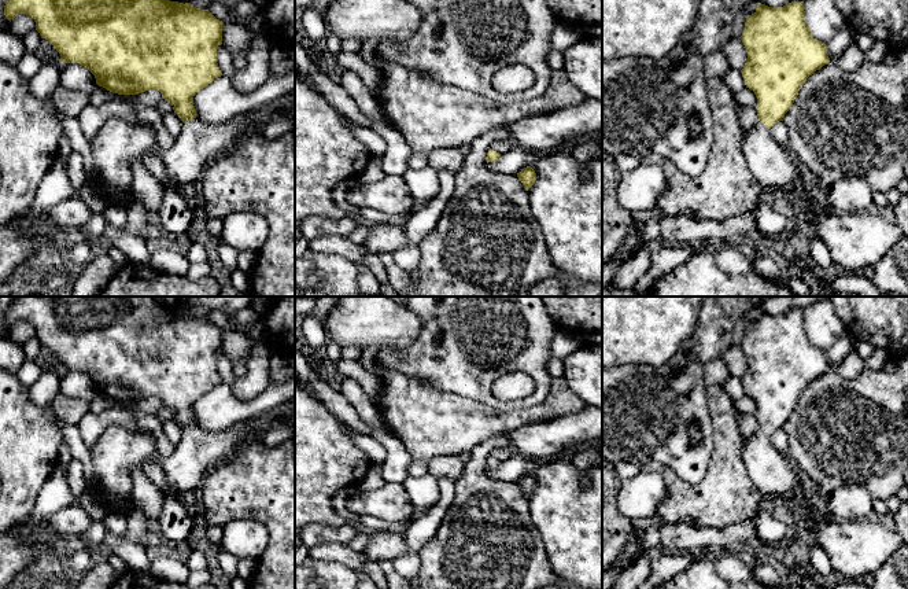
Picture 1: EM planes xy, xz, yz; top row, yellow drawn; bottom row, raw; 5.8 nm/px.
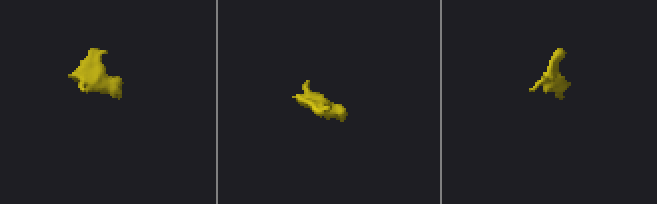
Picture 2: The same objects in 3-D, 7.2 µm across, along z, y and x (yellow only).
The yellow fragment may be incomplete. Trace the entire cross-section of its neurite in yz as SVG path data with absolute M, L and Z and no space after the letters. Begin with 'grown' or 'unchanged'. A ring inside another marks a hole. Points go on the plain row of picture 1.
grown; M791 309L783 314L768 314L757 310L756 320L748 323L742 343L748 368L741 378L746 395L757 405L758 430L752 438L745 438L742 457L750 479L763 496L783 500L787 505L797 504L805 509L805 519L798 531L808 530L817 545L830 557L831 566L839 579L859 581L865 574L875 574L882 564L904 545L896 530L881 522L865 520L822 520L817 509L804 489L804 478L796 474L789 459L778 452L769 437L782 428L791 416L800 395L807 386L830 369L826 351L813 346L805 331L804 309Z

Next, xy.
grown; M12 297L4 323L11 330L18 321L34 327L36 338L60 361L62 371L86 375L99 394L118 402L158 397L174 412L184 432L174 452L159 463L171 489L165 496L200 487L207 471L230 459L256 431L252 420L214 432L198 426L193 404L222 383L217 354L224 330L208 317L166 308L154 297Z

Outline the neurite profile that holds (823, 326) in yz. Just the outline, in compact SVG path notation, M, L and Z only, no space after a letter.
M828 299L807 306L804 319L811 343L824 351L846 334L842 320Z

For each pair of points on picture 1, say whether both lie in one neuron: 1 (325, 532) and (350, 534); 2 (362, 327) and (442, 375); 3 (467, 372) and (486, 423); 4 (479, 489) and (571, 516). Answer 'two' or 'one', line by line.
1: one
2: two
3: two
4: two

